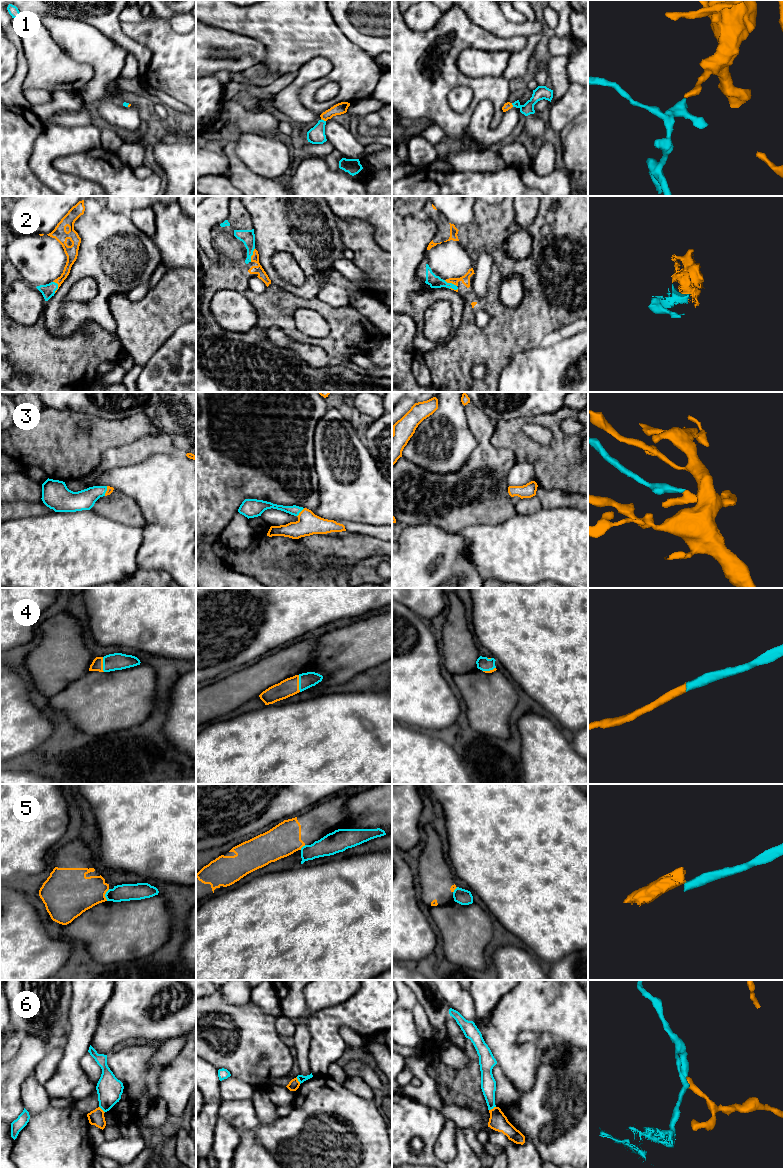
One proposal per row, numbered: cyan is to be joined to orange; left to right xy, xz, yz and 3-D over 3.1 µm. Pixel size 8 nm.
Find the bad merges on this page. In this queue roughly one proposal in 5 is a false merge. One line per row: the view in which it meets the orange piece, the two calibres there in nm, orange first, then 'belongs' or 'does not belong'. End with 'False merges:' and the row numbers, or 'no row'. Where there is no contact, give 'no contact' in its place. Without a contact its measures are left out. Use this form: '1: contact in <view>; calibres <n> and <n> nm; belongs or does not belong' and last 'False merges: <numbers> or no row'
1: contact in xz; calibres 90 and 140 nm; belongs
2: contact in xy; calibres 80 and 110 nm; belongs
3: contact in xz; calibres 180 and 80 nm; belongs
4: contact in xz; calibres 140 and 130 nm; belongs
5: contact in xy; calibres 340 and 140 nm; does not belong
6: contact in xz; calibres 90 and 60 nm; does not belong
False merges: 5, 6

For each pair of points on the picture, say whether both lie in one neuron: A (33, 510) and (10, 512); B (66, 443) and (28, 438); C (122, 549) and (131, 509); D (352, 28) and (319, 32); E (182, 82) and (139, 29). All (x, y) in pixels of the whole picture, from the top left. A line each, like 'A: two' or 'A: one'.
A: one
B: one
C: two
D: two
E: one

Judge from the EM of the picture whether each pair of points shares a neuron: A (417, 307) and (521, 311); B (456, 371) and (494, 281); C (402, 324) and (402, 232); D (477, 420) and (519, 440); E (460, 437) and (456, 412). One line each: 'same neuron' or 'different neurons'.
A: different neurons
B: same neuron
C: different neurons
D: different neurons
E: same neuron

